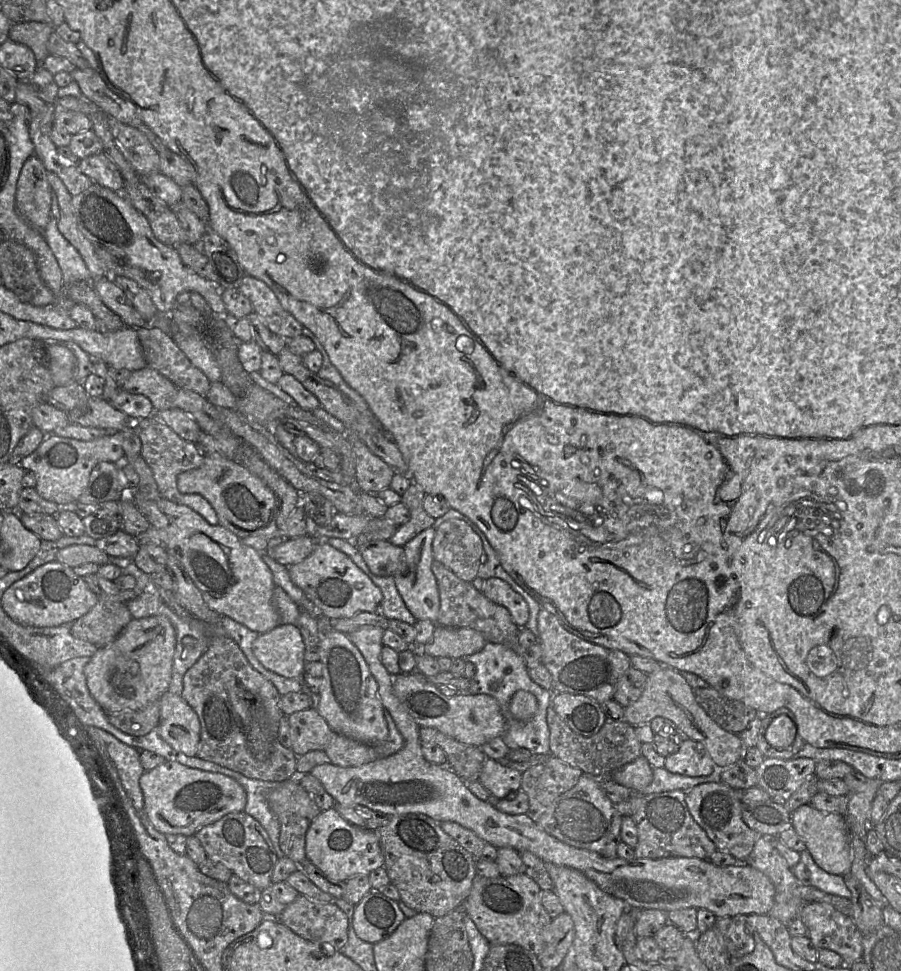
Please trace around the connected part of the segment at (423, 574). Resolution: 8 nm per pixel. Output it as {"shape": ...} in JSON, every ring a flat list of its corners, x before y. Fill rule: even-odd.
{"shape":[[428,528,403,547,407,571,405,574,396,575,394,581,399,594,401,595,406,607,419,620,430,620,436,624,440,597,435,575,432,572,432,563,435,561,432,553,432,542,435,536,435,529]]}

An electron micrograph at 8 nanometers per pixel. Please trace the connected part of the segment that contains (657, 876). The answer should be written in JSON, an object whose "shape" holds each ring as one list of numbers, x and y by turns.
{"shape":[[364,626,348,633,347,637,358,648,371,674,375,678,378,685,378,696,383,707,394,719,396,727,403,736,404,746,400,751,387,758,379,758,361,766,340,767,331,763,325,763,314,767,310,774,321,782,325,791,334,799,335,805,362,805,388,816,424,814,437,822,456,822,473,831,479,838,497,848,510,847,519,852,528,851,542,859,545,863,577,869,595,882,601,890,625,901,632,910,657,909,669,913,678,909,696,908,706,909,717,918,722,918,742,914,766,915,772,909,775,897,775,887,772,881,761,871,746,863,718,867,709,860,699,858,635,858,632,860,620,857,606,858,596,852,576,848,551,836,537,824,538,815,510,815,503,813,495,806,476,797,470,791,468,784,448,766,439,766,425,760,419,737,420,727,395,696,393,692,393,676,386,670,381,661,381,650,384,646,382,643,384,630,377,626]]}

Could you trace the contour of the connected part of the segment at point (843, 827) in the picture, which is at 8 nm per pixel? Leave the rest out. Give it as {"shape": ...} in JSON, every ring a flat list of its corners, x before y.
{"shape":[[810,804,802,805,791,813,791,826,806,844,815,863,832,875,850,874,852,860,849,831,845,817,836,813,823,813]]}

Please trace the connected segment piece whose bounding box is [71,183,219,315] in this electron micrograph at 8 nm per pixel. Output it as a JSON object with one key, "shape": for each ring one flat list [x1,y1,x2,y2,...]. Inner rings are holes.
{"shape":[[93,183,85,191,72,196,71,208,78,230,92,245,97,258,105,267,105,277,122,276,134,281,149,294,159,315,168,315,175,307,177,295,182,292,199,293,206,300,211,311,217,313,207,297,215,295,219,298,219,287,200,275,189,271,183,265,176,248,158,241,145,216,135,209,121,193,116,193]]}

